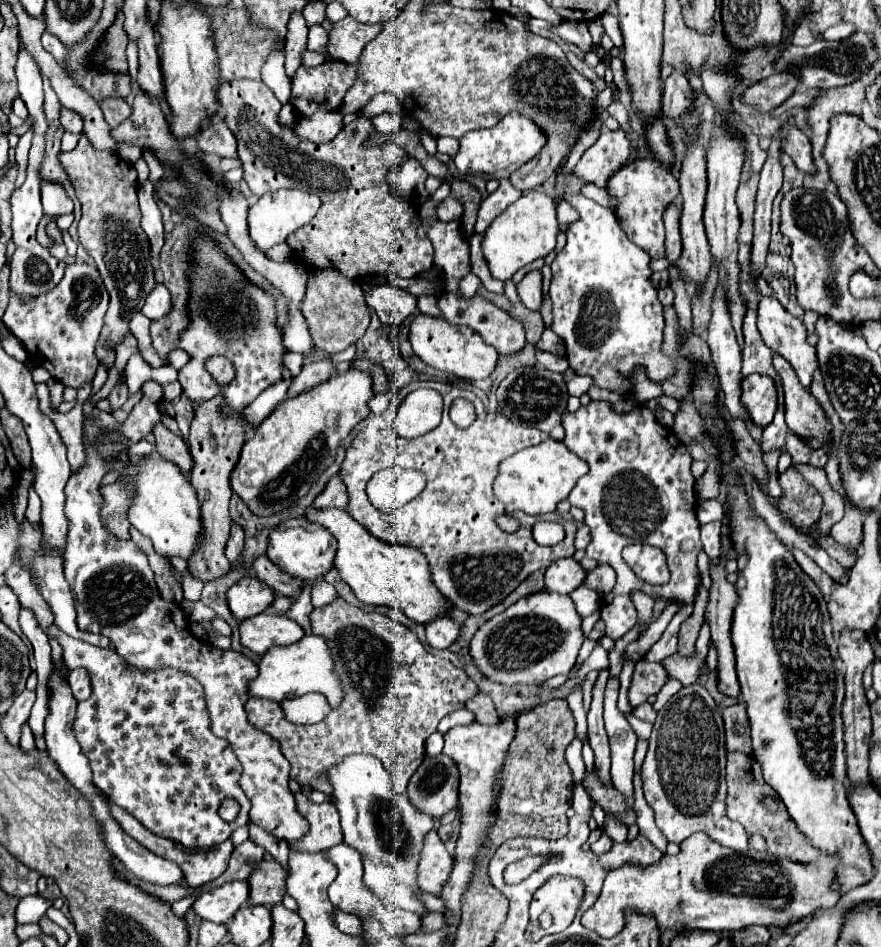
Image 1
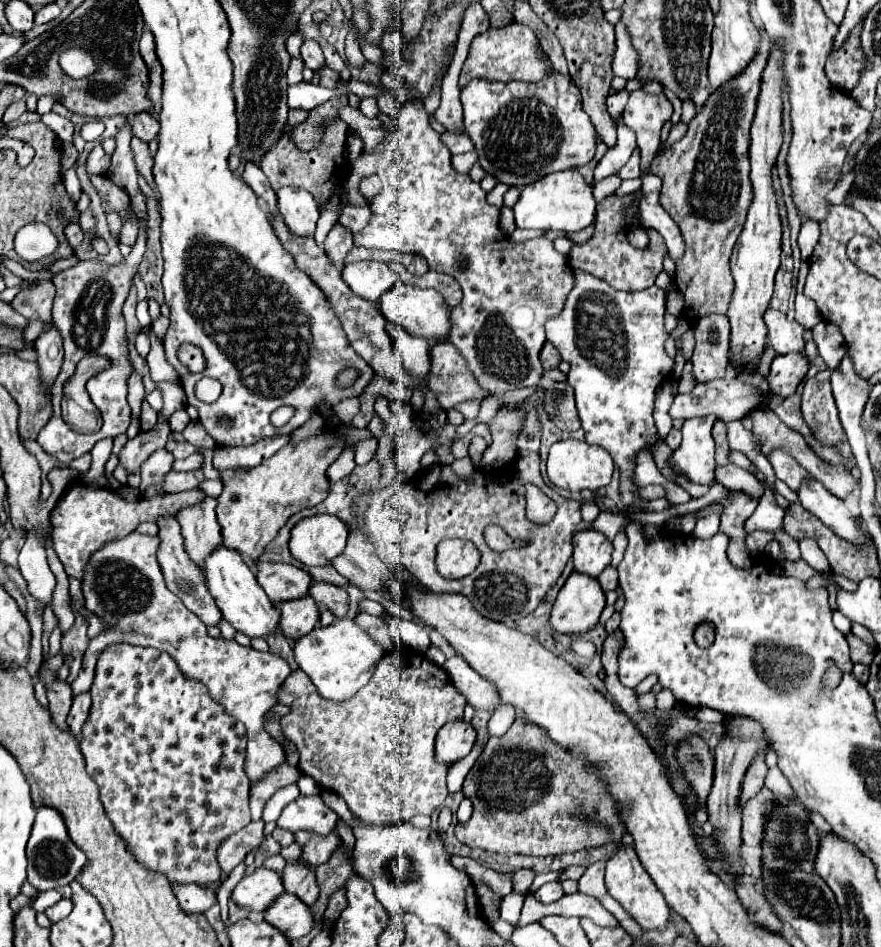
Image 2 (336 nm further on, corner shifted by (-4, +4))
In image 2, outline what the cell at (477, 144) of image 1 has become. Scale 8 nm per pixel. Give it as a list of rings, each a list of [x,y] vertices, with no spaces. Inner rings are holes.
[[[553,71],[553,75],[541,79],[539,83],[529,81],[497,83],[497,81],[473,79],[461,89],[461,103],[465,113],[465,131],[469,133],[475,145],[479,163],[487,173],[491,173],[501,183],[523,189],[525,185],[549,173],[587,165],[595,157],[597,133],[581,107],[581,91],[569,75]]]

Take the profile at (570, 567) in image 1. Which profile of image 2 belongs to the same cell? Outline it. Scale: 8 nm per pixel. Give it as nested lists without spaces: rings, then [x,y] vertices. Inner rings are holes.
[[[593,527],[577,531],[573,537],[573,547],[575,571],[597,577],[611,563],[613,545],[603,533]]]

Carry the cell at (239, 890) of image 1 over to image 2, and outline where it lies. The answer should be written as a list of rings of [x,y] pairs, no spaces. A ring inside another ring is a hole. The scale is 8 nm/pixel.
[[[259,867],[251,875],[245,875],[233,889],[231,899],[245,909],[265,911],[279,895],[285,893],[283,879],[279,873]]]

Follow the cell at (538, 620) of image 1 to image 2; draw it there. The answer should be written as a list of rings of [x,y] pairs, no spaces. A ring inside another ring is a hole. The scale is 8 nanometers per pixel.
[[[573,571],[557,595],[549,623],[557,633],[581,635],[599,623],[603,607],[605,593],[599,581]]]

